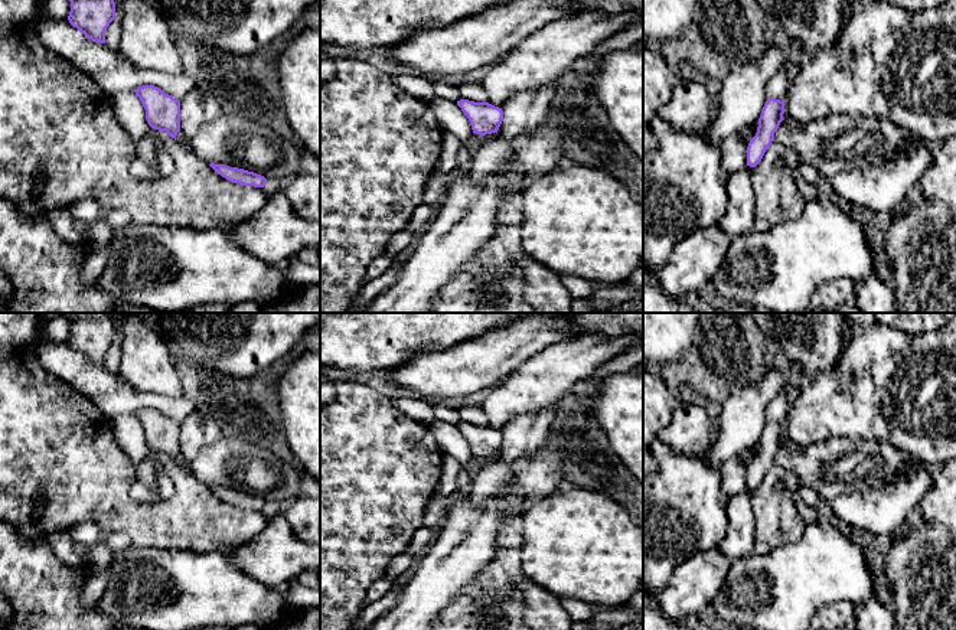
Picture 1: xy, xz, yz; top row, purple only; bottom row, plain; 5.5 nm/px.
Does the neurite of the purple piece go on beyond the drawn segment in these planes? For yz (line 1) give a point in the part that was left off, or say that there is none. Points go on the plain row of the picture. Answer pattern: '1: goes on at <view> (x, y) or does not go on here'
1: does not go on here

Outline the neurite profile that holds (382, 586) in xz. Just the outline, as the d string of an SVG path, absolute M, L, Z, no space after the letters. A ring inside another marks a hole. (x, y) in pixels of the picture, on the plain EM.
M386 575L376 580L366 591L365 604L369 604L384 597L395 585L395 582L397 581L391 580Z

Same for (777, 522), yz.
M773 463L761 484L754 490L754 555L766 555L786 544L797 542L806 529L806 522L797 512L792 493L782 493L774 486L786 482L786 470Z

